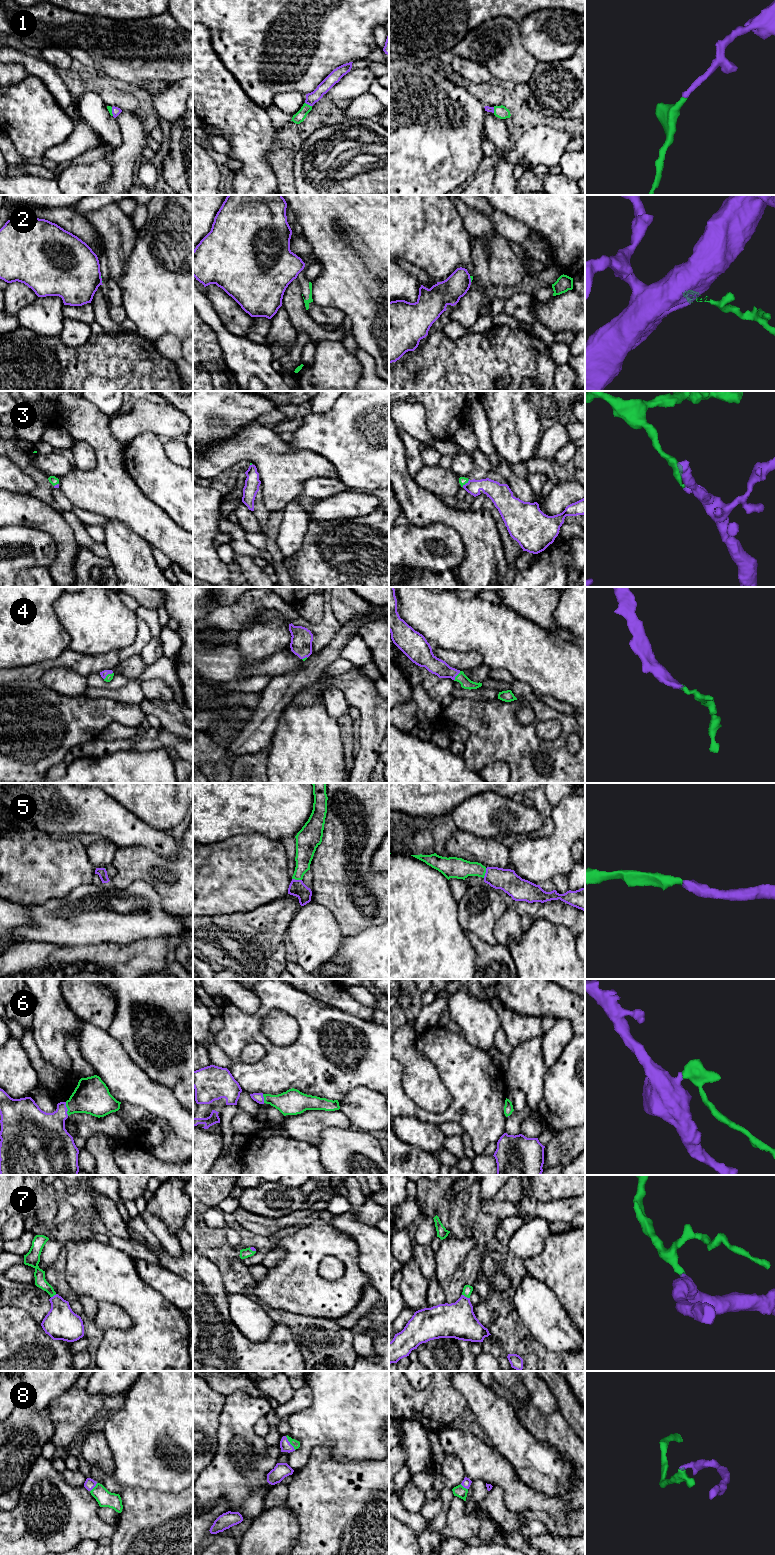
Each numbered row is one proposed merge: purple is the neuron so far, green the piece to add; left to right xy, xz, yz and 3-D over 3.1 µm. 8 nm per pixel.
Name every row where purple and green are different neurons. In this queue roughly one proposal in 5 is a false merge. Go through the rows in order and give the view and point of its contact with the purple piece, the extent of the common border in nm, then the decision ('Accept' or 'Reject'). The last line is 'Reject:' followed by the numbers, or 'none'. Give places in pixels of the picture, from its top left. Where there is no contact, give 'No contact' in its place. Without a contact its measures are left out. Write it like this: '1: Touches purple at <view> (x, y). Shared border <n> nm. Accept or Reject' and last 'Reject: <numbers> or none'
1: Touches purple at xz (308, 104). Shared border 70 nm. Accept
2: Touches purple at yz (470, 279). Shared border 50 nm. Reject
3: Touches purple at yz (466, 483). Shared border 90 nm. Accept
4: Touches purple at yz (456, 675). Shared border 90 nm. Accept
5: Touches purple at xz (297, 880). Shared border 80 nm. Accept
6: Touches purple at xy (67, 1109). Shared border 110 nm. Accept
7: Touches purple at yz (466, 1297). Shared border 70 nm. Accept
8: Touches purple at xz (289, 1443). Shared border 140 nm. Accept
Reject: 2

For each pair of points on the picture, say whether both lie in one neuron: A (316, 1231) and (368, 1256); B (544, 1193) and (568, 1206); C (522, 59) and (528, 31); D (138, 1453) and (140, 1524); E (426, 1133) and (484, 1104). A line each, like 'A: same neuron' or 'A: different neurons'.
A: different neurons
B: different neurons
C: different neurons
D: different neurons
E: different neurons

